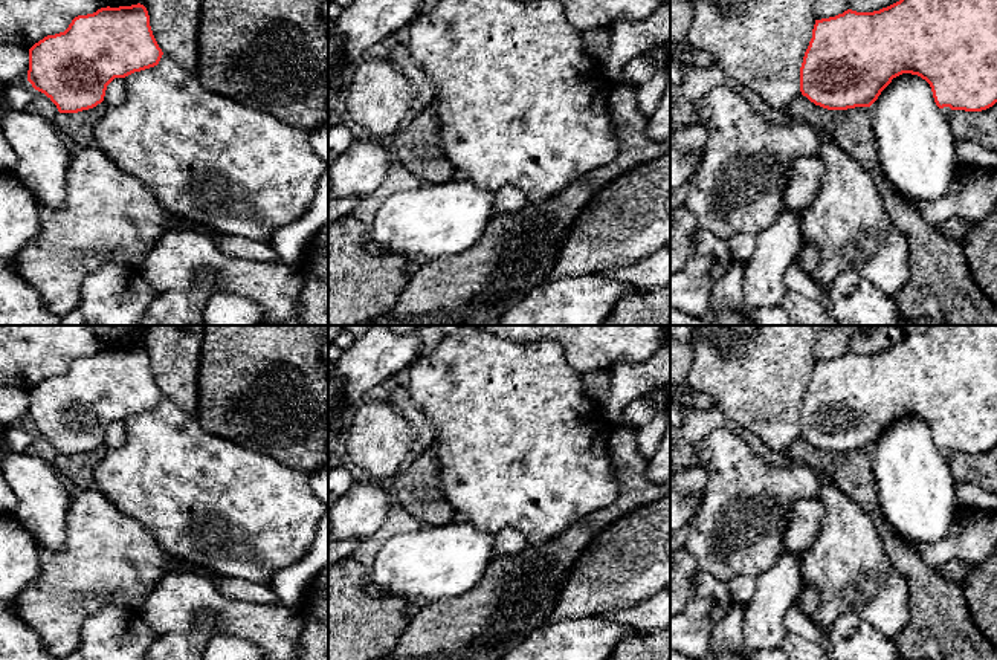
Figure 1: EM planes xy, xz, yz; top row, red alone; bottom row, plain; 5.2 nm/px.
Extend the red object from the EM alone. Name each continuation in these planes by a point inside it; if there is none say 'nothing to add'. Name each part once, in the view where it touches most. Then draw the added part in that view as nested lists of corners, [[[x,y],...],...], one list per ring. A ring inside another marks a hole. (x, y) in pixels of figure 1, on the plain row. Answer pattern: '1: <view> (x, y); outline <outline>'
nothing to add

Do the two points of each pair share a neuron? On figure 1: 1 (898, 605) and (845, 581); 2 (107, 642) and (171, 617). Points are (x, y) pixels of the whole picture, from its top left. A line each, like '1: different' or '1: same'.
1: same
2: different

